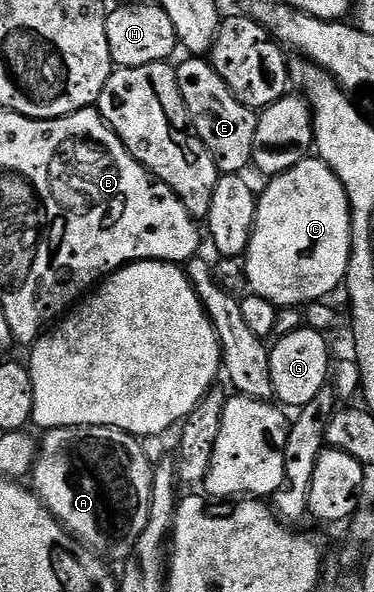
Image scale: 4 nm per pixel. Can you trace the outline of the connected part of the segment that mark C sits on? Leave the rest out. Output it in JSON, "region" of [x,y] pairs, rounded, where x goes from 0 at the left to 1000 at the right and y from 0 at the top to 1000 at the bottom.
{"region":[[[832,262],[818,270],[794,275],[773,289],[738,292],[722,301],[725,306],[706,316],[703,326],[690,328],[687,345],[682,350],[682,382],[671,392],[671,407],[660,414],[655,443],[660,441],[660,475],[671,480],[668,493],[684,502],[719,505],[738,519],[818,519],[834,510],[861,510],[896,486],[920,480],[933,431],[939,429],[939,351],[928,336],[928,324],[901,302],[901,296],[869,274],[853,270],[850,264]]]}

